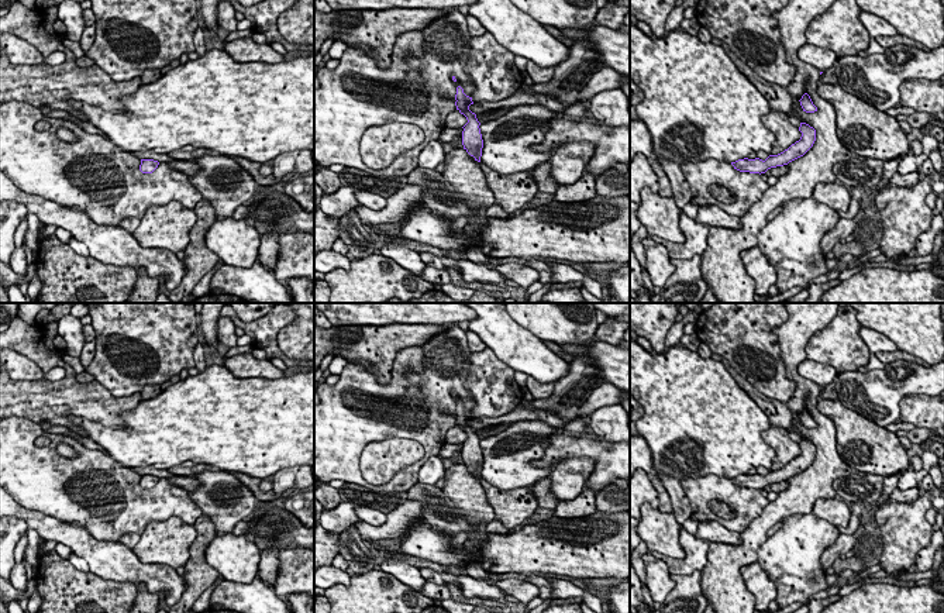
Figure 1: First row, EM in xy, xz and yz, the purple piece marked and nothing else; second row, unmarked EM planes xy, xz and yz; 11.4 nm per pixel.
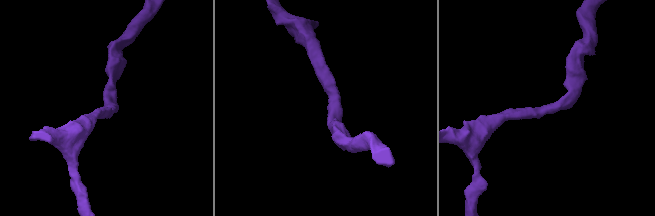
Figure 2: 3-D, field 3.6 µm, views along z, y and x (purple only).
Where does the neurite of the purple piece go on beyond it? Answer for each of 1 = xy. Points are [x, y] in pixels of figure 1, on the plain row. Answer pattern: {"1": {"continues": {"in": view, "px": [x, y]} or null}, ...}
{"1": {"continues": null}}

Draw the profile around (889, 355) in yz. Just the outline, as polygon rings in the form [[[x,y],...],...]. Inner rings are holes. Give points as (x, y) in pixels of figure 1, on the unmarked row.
[[[883,351],[882,352],[883,358],[886,362],[893,362],[893,361],[898,361],[898,359],[905,359],[905,361],[912,361],[912,362],[917,362],[923,366],[930,366],[927,362],[919,359],[917,357],[913,357],[905,351]]]

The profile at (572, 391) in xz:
[[[585,357],[569,362],[568,373],[555,382],[554,392],[547,399],[534,399],[534,410],[554,411],[569,421],[579,416],[579,407],[592,392],[603,385],[604,375]]]

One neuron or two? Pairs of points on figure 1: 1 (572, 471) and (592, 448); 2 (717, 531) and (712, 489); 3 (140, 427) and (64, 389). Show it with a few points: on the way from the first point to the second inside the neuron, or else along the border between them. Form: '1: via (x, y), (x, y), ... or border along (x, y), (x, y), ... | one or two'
1: border along (595, 460), (574, 457), (554, 465) | two
2: border along (699, 522), (716, 520), (740, 534) | two
3: border along (141, 398), (121, 415), (123, 424), (88, 419) | two

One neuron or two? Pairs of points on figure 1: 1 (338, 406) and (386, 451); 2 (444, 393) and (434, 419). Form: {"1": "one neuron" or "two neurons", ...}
{"1": "two neurons", "2": "two neurons"}

